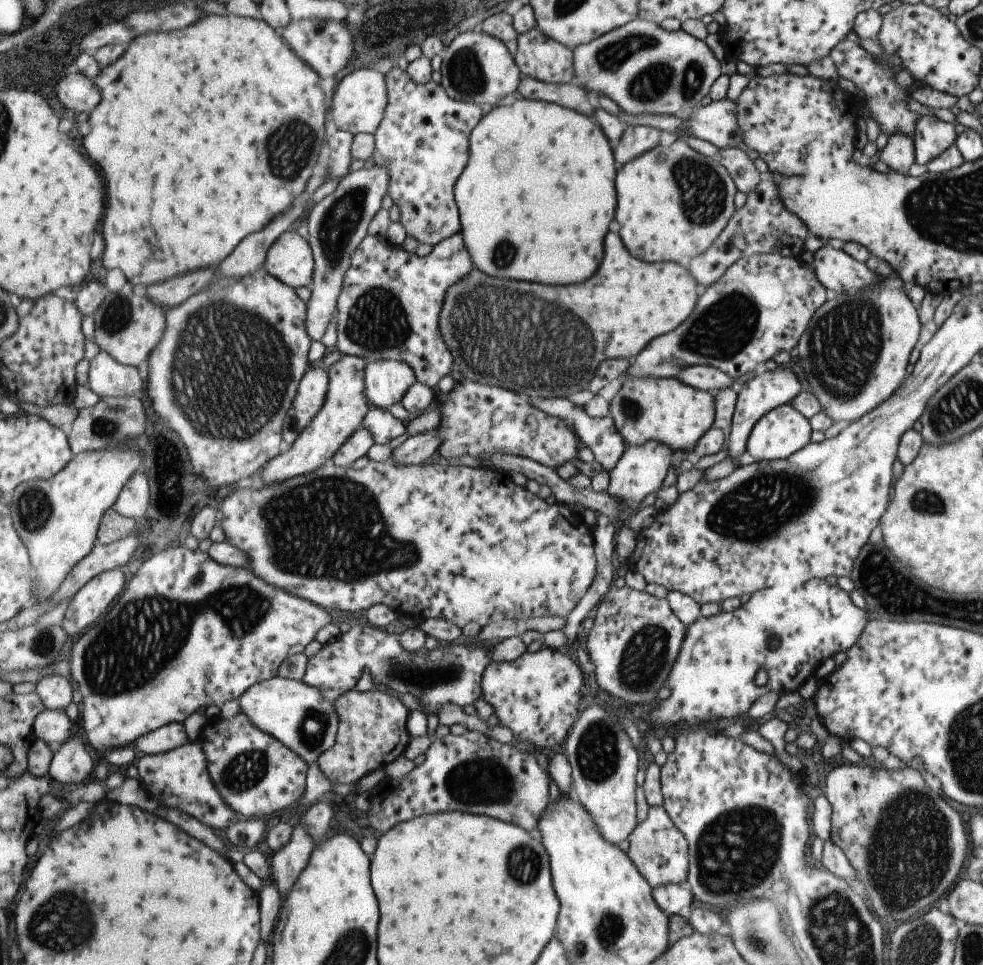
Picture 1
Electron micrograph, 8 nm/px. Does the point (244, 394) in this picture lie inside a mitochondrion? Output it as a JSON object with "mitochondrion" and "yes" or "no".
{"mitochondrion":"yes"}

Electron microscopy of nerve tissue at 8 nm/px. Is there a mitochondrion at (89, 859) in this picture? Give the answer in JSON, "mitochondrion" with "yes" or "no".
{"mitochondrion":"no"}

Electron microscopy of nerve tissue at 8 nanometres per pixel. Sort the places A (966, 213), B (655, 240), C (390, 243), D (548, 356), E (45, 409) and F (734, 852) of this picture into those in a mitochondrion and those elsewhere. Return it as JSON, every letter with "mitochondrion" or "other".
{"A":"mitochondrion","B":"other","C":"other","D":"mitochondrion","E":"other","F":"mitochondrion"}

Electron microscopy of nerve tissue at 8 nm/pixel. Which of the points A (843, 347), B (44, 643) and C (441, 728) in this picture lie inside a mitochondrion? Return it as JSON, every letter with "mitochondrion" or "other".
{"A":"mitochondrion","B":"mitochondrion","C":"other"}

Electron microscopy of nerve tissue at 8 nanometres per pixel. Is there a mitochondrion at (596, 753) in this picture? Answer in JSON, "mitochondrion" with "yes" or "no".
{"mitochondrion":"yes"}

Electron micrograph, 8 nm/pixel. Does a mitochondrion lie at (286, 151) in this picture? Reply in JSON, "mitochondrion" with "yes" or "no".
{"mitochondrion":"yes"}

